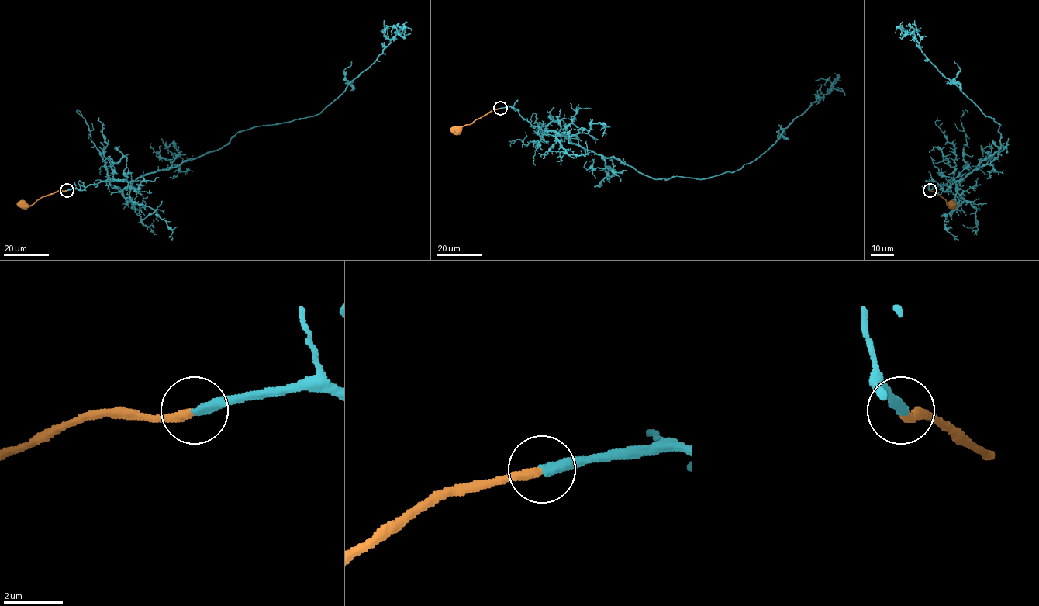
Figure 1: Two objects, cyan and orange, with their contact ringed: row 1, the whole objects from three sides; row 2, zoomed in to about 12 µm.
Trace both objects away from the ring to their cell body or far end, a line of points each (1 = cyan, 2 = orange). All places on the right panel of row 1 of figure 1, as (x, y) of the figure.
1: (930, 190), (951, 178), (961, 181), (998, 150), (1001, 125), (938, 70), (914, 36), (900, 26), (902, 32)
2: (930, 190), (941, 196), (947, 205), (952, 203)

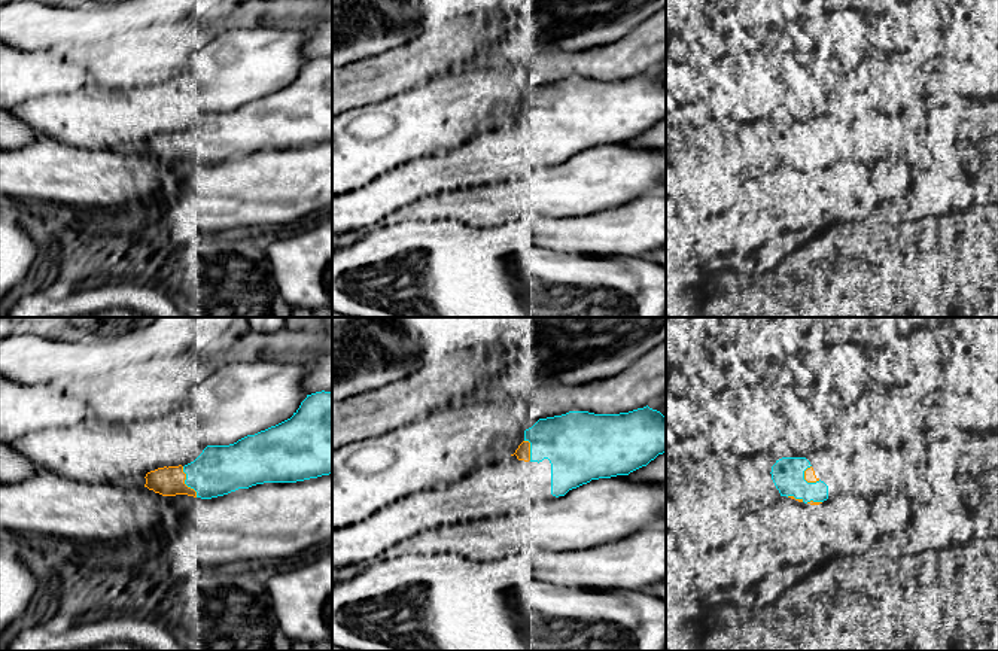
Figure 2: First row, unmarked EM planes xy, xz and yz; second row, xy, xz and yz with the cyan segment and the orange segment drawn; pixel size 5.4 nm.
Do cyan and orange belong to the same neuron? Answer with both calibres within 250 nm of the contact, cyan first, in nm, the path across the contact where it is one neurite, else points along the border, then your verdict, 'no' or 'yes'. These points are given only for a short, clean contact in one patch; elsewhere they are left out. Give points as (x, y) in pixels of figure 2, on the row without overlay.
280/160 nm | no

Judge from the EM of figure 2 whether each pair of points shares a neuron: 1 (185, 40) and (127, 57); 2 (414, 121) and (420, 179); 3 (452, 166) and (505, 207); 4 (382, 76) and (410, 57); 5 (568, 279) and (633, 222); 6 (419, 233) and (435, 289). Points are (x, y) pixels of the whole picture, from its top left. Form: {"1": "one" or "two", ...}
{"1": "one", "2": "two", "3": "two", "4": "one", "5": "two", "6": "one"}

